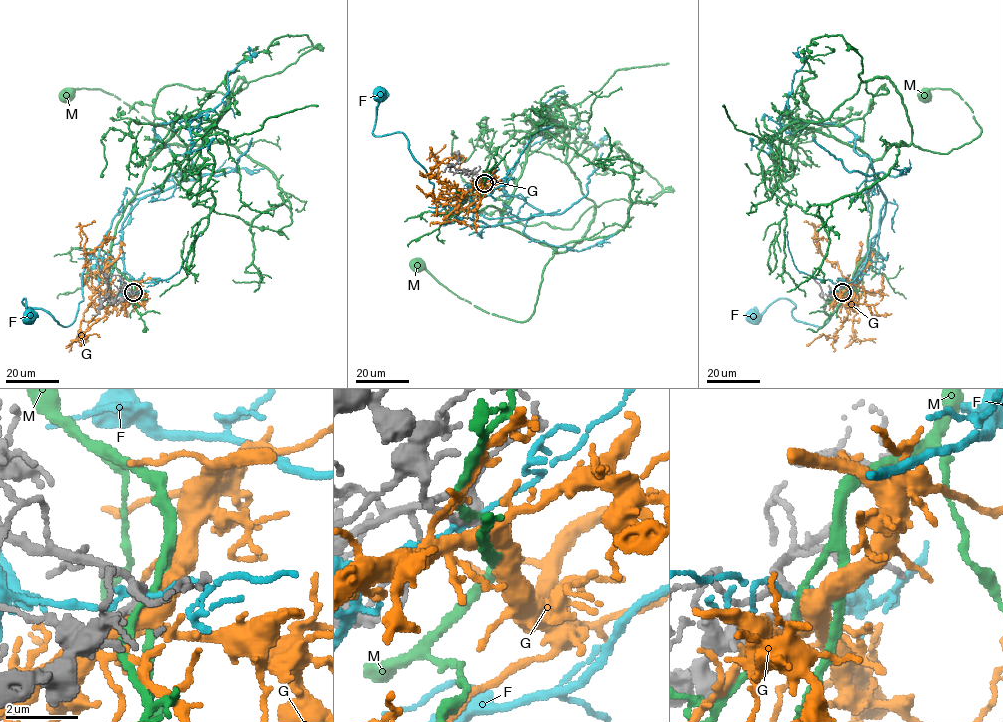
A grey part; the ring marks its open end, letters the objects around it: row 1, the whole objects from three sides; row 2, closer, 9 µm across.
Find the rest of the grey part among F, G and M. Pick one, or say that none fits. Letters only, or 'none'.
G

